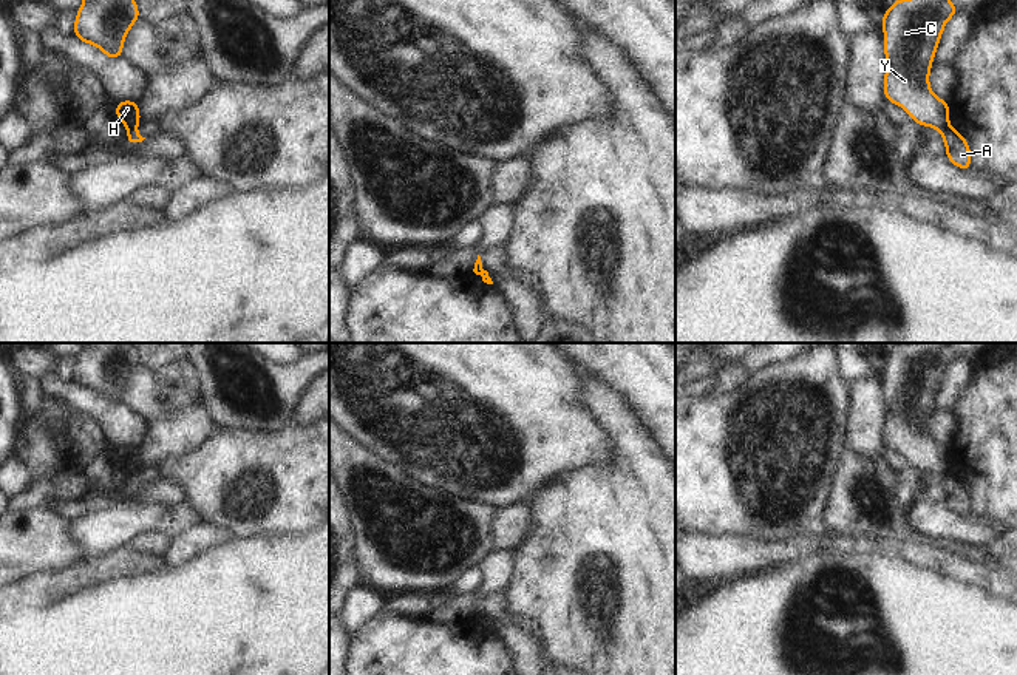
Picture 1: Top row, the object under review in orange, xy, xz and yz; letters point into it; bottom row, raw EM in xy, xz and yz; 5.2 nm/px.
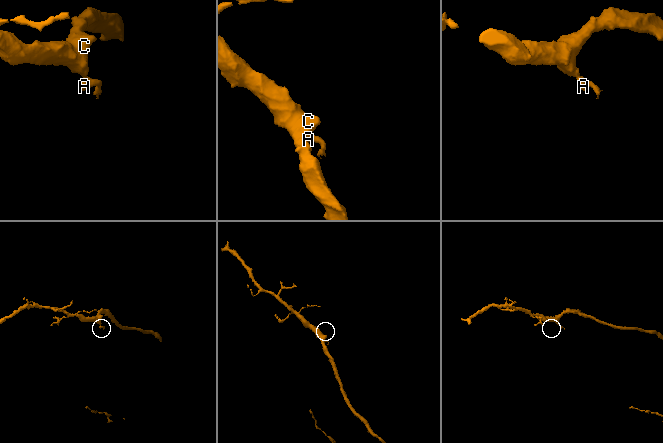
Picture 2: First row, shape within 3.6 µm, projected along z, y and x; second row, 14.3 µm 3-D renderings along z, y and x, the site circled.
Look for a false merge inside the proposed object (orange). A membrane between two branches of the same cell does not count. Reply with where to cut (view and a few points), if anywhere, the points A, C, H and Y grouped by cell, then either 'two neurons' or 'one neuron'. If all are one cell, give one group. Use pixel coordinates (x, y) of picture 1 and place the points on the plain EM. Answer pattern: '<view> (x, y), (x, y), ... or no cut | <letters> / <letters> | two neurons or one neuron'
yz (949, 470), (940, 478) | A / C H Y | two neurons

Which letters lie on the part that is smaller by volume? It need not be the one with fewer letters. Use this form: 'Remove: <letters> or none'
Remove: A

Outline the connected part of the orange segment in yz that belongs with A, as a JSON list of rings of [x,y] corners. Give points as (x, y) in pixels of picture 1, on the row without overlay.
[[[951,471],[940,477],[946,491],[946,504],[958,514],[969,517],[971,494],[968,487],[955,477]]]

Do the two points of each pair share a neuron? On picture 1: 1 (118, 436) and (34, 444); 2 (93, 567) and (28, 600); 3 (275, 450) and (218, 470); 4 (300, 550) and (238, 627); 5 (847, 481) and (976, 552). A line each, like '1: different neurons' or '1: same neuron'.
1: different neurons
2: same neuron
3: same neuron
4: same neuron
5: same neuron

